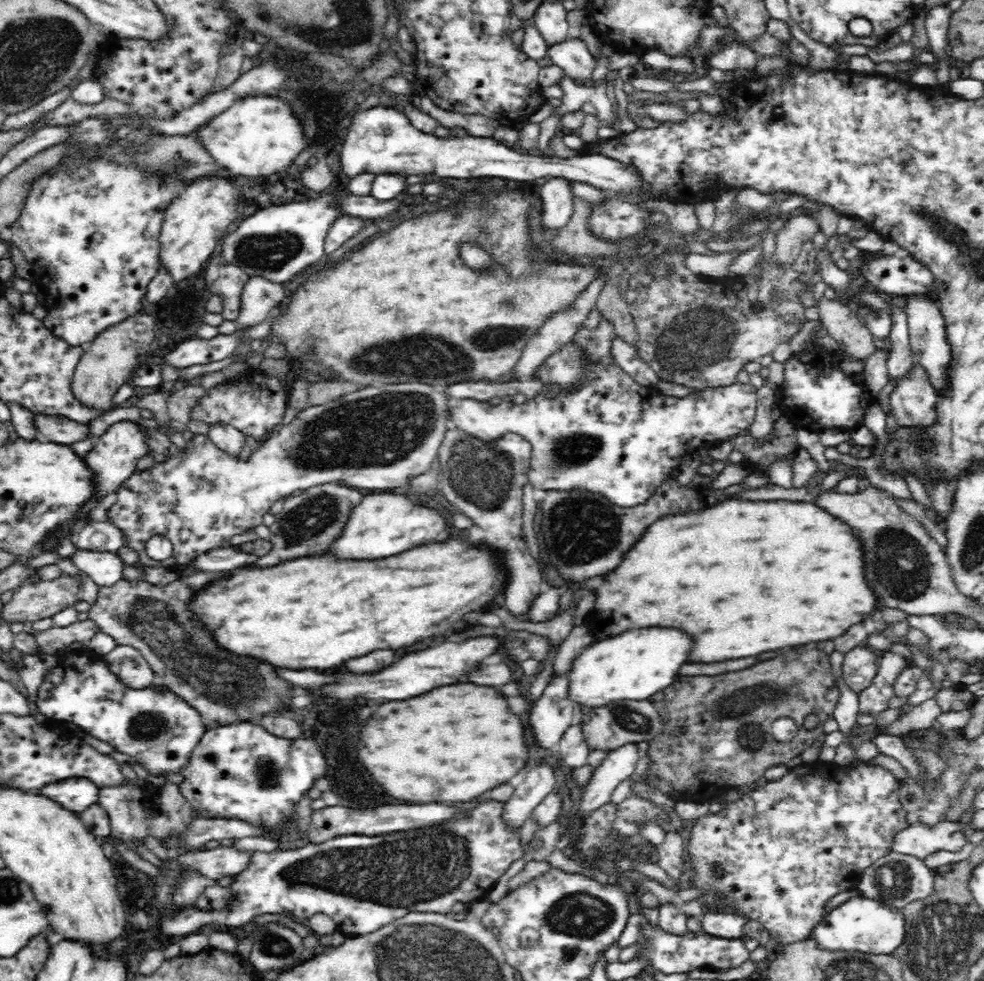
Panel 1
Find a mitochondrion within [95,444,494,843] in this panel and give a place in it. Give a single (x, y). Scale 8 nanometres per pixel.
(222, 682)

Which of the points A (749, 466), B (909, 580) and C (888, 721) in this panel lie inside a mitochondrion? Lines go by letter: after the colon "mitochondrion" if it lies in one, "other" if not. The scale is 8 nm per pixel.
A: other
B: mitochondrion
C: other

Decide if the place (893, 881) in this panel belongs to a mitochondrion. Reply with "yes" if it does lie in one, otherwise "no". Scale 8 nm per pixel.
yes

